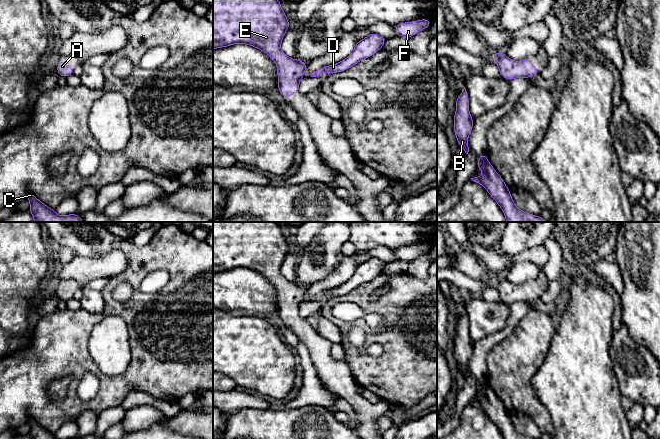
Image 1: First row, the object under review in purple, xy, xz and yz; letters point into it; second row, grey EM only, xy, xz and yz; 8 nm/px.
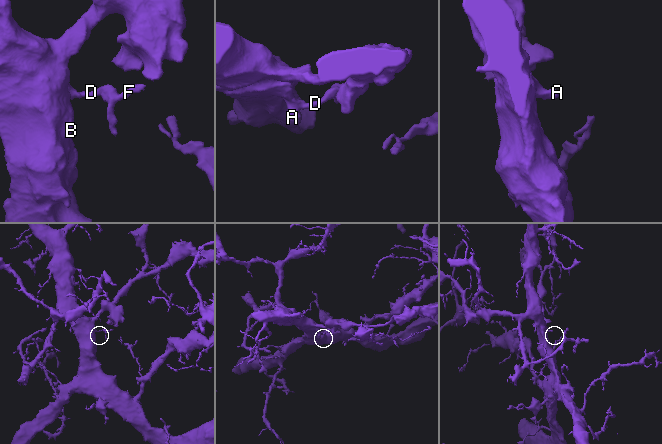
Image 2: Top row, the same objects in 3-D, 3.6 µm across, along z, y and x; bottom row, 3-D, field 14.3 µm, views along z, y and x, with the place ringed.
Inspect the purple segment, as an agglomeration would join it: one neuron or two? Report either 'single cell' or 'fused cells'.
single cell

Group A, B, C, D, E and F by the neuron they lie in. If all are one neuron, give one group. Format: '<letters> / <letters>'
A B C D E F

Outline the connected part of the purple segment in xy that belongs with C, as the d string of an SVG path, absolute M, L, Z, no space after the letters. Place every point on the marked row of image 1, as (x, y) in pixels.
M28 193L26 199L30 202L29 211L34 222L82 222L78 214L58 215L54 209L42 203L33 193Z

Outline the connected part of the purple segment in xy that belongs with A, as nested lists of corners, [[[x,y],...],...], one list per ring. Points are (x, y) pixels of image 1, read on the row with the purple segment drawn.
[[[60,60],[60,62],[57,64],[57,73],[59,74],[59,76],[67,78],[68,76],[74,73],[74,69]]]

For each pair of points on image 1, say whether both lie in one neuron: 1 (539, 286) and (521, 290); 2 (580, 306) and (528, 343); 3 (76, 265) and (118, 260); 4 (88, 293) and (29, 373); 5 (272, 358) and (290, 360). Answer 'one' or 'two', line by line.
1: one
2: two
3: one
4: two
5: one

